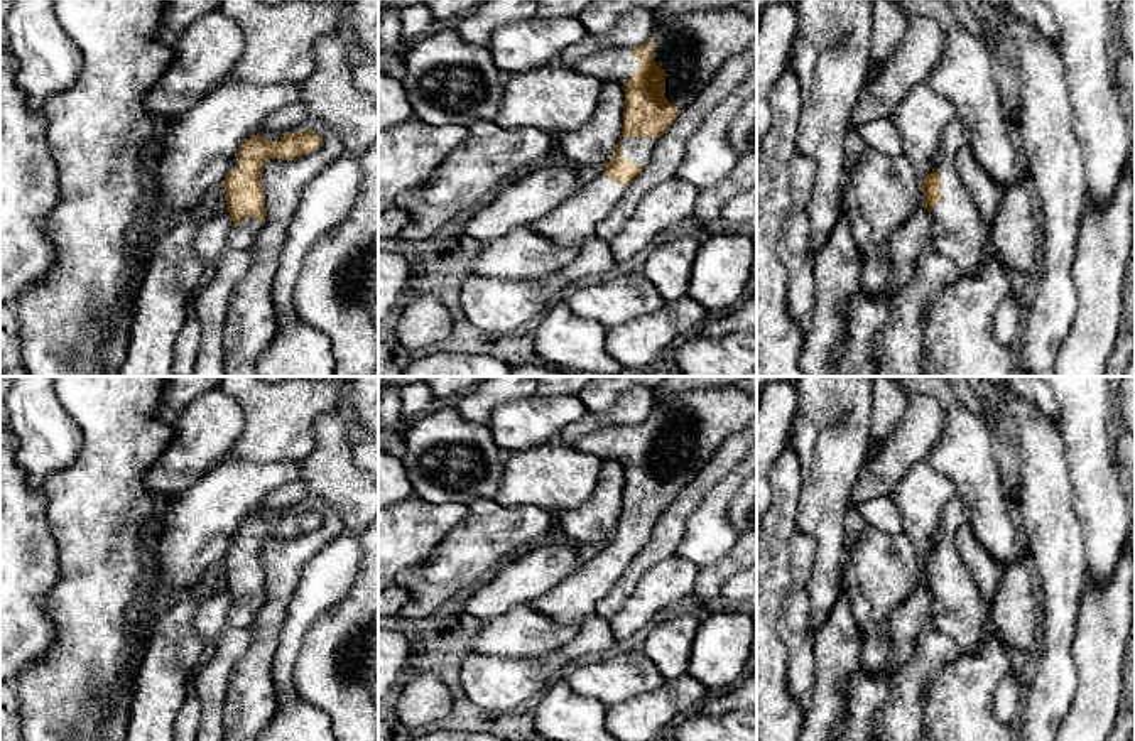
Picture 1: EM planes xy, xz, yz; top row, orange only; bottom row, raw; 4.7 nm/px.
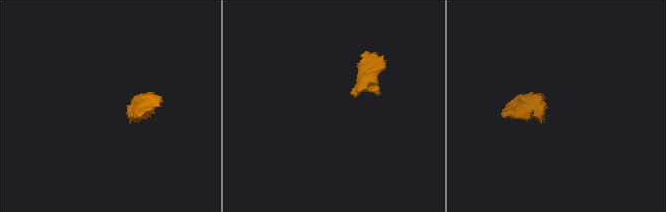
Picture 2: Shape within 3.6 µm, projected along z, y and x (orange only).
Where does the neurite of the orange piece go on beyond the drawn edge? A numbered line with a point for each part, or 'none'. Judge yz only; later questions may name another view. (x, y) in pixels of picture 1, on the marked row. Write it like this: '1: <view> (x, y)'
1: yz (960, 232)

